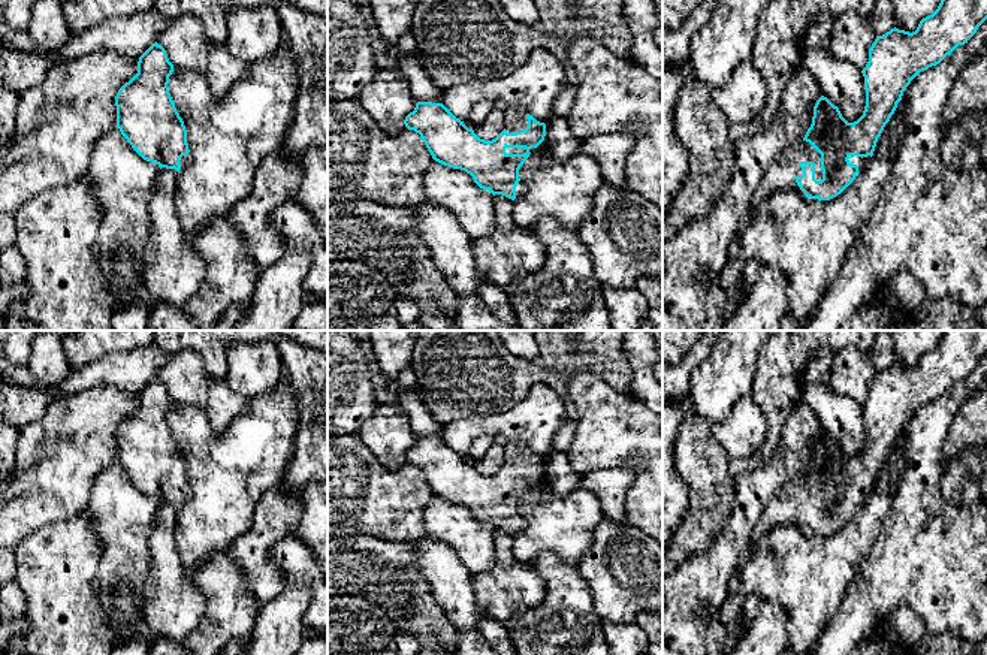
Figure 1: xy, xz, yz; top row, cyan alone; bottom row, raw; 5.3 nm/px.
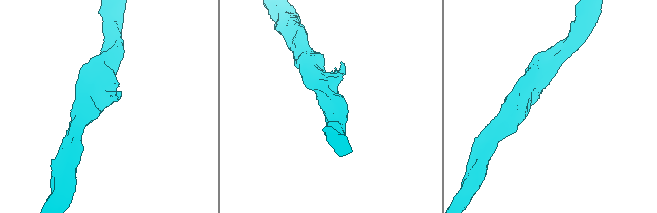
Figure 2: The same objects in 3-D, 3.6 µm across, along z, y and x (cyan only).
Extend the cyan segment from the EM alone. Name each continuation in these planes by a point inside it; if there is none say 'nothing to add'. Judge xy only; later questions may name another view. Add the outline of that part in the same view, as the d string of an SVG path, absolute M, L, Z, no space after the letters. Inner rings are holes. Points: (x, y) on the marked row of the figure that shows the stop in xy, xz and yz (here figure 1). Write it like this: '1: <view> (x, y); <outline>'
1: xy (184, 160); M188 153L187 156L182 156L182 157L179 159L181 169L179 169L179 170L170 169L170 172L172 172L175 176L179 176L179 173L181 173L187 166L190 166L191 160L193 160L193 157L191 157L190 153Z

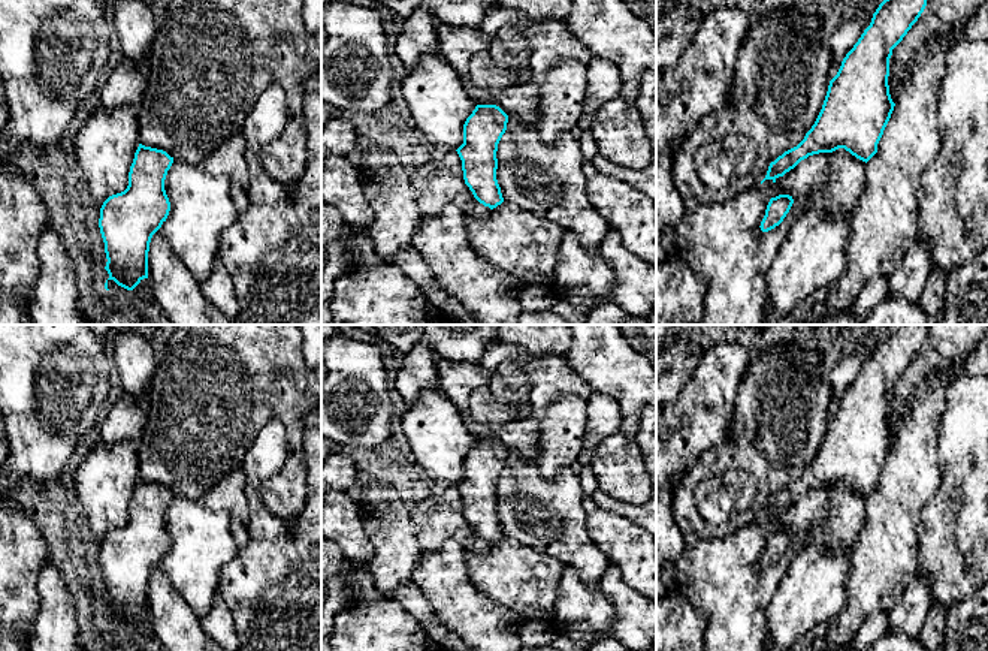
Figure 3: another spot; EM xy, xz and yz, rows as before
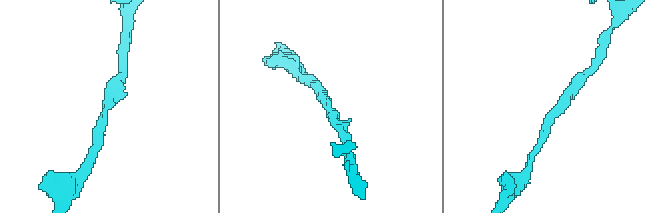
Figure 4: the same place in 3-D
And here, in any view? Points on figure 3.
nothing to add

